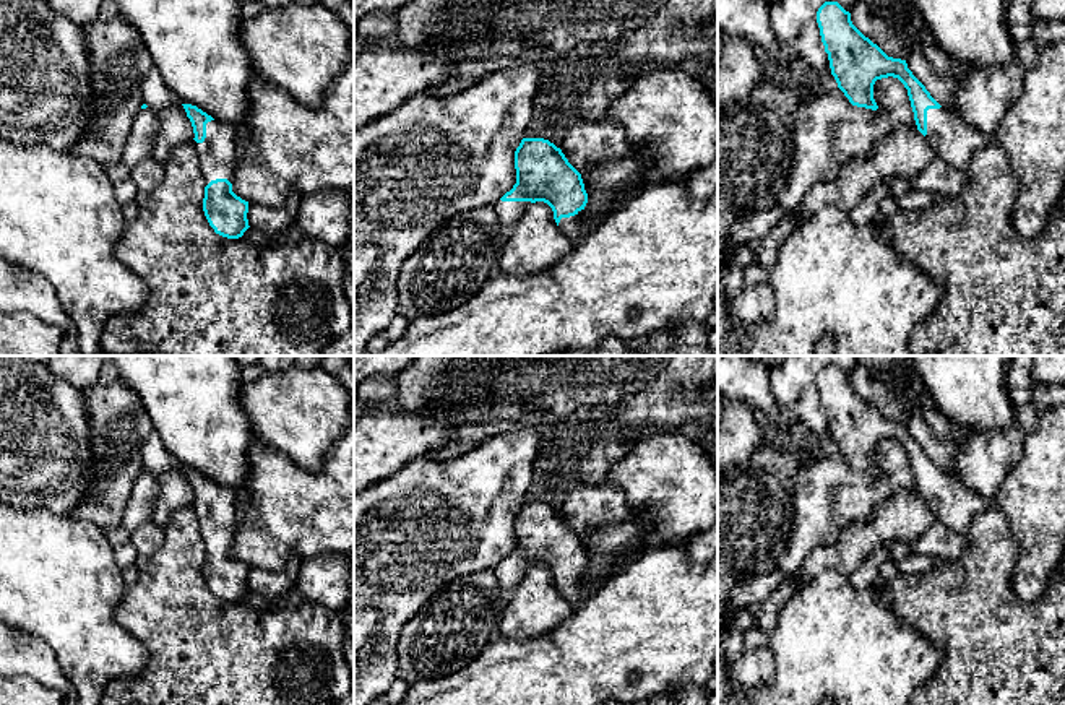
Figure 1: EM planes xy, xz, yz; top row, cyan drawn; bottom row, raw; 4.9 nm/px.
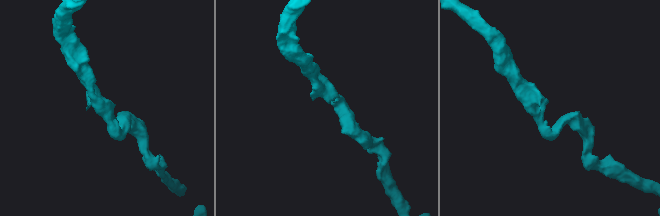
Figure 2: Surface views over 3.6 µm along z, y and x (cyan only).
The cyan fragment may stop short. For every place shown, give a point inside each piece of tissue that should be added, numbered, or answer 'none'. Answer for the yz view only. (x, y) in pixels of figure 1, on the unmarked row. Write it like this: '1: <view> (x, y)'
1: yz (953, 504)

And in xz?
1: xz (508, 577)
2: xz (572, 592)

